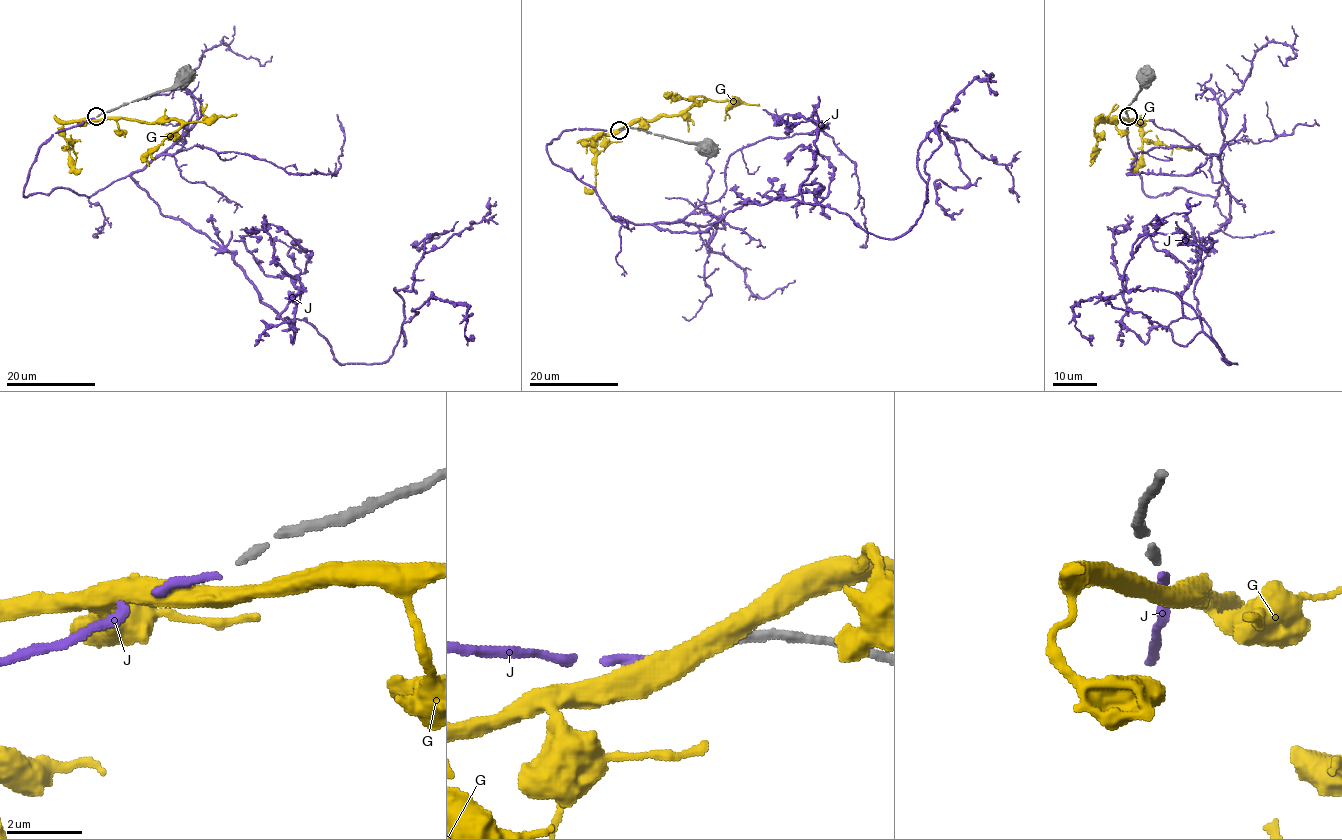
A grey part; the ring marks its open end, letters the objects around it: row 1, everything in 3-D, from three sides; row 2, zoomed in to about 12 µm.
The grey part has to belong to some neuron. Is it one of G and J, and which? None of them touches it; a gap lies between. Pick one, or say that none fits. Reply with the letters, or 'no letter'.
J

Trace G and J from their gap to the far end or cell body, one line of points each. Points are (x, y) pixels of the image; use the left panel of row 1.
G: (96, 119), (135, 119), (140, 122), (178, 120), (180, 127), (148, 156), (149, 166)
J: (94, 118), (42, 146), (25, 197), (131, 177), (341, 364), (392, 354), (395, 288), (439, 236)

